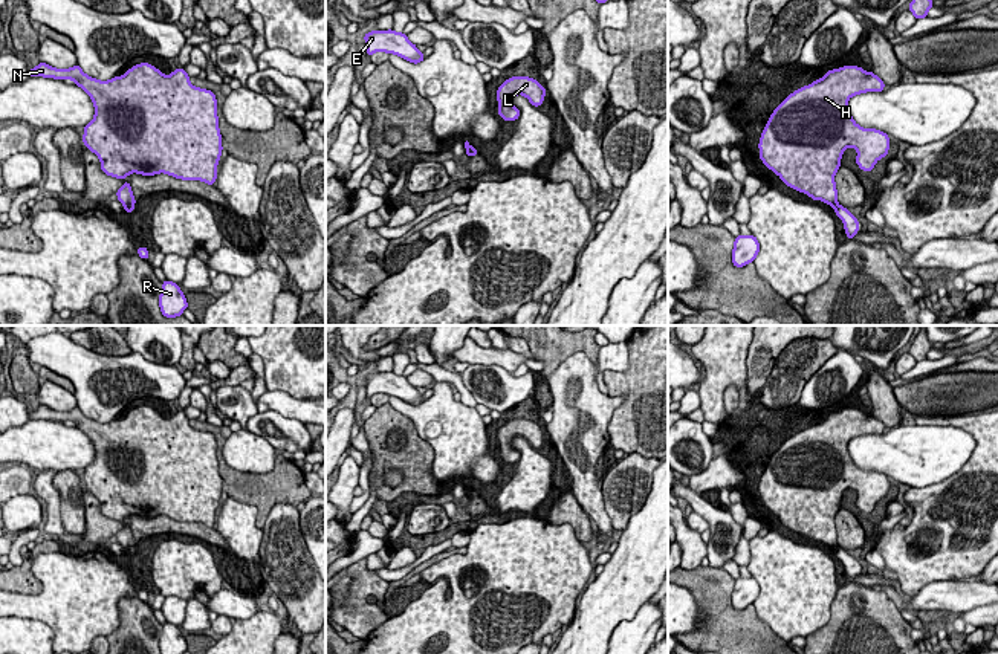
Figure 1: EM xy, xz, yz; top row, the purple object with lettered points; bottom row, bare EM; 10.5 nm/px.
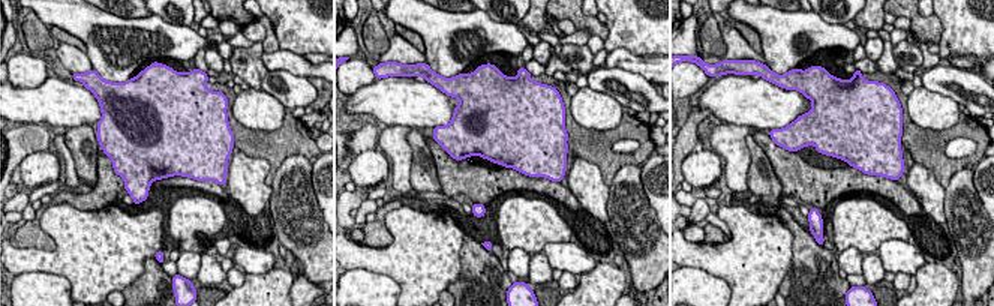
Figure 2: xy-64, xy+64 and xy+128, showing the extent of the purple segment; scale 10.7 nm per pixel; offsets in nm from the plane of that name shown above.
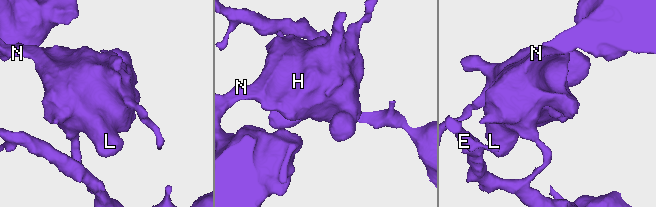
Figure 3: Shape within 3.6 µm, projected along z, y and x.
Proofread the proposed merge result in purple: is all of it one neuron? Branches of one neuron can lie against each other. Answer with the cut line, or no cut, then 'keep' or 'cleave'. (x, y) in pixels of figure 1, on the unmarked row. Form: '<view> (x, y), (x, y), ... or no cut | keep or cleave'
yz (836, 544), (833, 549) | cleave

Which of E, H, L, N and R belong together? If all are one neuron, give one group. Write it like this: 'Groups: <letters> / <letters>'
Groups: E R / H L N

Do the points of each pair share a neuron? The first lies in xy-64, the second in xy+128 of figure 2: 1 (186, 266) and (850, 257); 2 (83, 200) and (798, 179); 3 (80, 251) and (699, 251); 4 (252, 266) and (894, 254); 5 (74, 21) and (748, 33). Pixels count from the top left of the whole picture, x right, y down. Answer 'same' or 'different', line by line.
1: same
2: same
3: same
4: same
5: different

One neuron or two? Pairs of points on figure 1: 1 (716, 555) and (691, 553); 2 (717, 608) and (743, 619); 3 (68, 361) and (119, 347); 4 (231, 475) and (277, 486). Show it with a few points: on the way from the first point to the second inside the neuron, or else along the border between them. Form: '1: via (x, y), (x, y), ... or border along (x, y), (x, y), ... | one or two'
1: border along (705, 544), (708, 555) | two
2: via (723, 615), (728, 619), (737, 619) | one
3: border along (72, 341), (106, 355), (127, 355), (132, 352) | two
4: via (242, 486), (266, 486) | one

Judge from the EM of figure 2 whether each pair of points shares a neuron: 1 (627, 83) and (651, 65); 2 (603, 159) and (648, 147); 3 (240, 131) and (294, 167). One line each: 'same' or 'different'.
1: different
2: same
3: different

